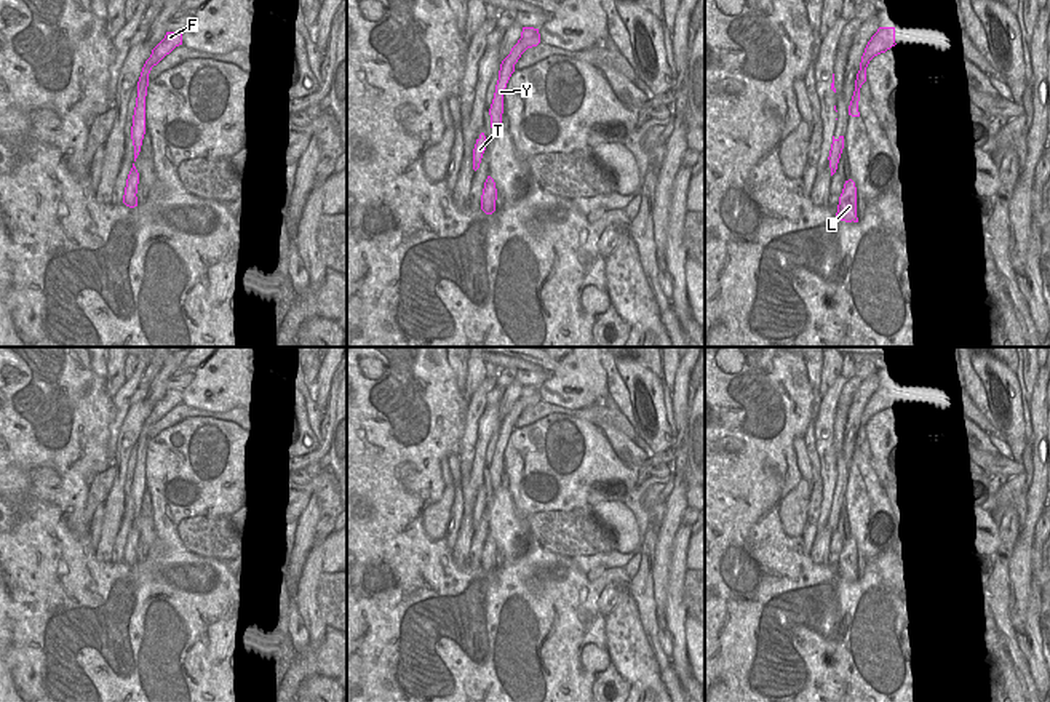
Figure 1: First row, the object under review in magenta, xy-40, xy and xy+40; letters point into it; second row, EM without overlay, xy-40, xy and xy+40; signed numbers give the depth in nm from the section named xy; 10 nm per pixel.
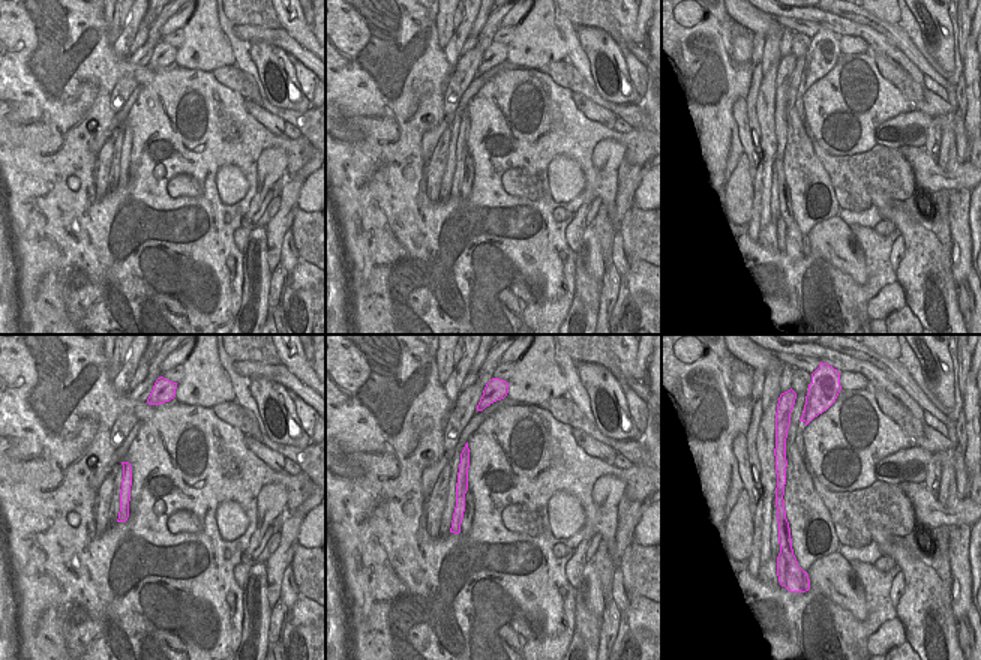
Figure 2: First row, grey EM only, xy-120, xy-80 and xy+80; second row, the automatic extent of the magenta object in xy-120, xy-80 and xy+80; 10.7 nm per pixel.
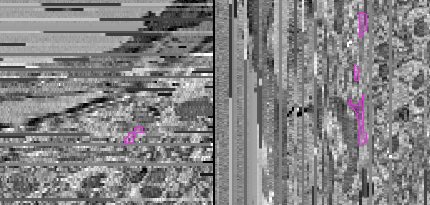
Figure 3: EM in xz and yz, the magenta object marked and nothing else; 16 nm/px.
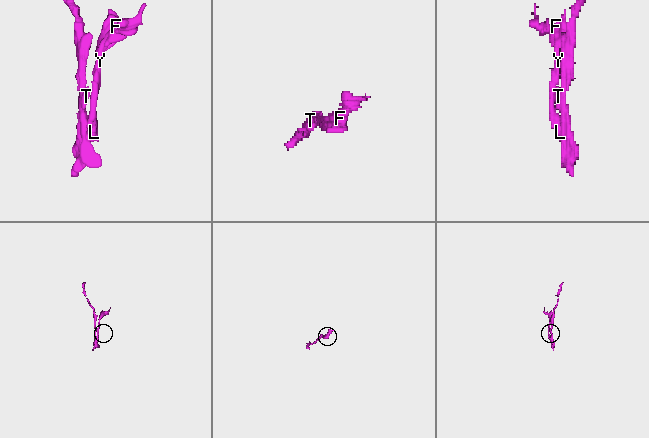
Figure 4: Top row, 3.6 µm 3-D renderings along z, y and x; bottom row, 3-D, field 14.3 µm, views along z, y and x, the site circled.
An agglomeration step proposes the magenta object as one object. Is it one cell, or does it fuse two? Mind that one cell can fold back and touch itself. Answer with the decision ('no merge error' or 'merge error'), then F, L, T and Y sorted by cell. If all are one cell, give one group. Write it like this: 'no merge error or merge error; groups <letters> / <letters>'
merge error; groups F L Y / T

